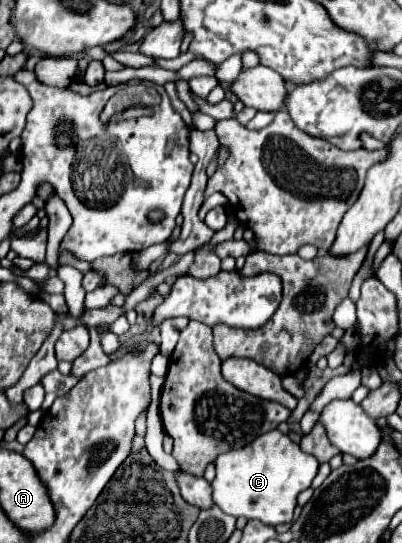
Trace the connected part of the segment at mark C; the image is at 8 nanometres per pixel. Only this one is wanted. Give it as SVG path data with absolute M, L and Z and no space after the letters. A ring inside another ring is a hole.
M271 430L241 450L223 452L217 456L215 468L217 474L211 482L213 502L225 514L245 516L277 526L281 522L293 520L297 496L301 490L309 488L317 474L319 462L311 454L305 454L297 444L293 444L289 436L281 434L279 430Z

